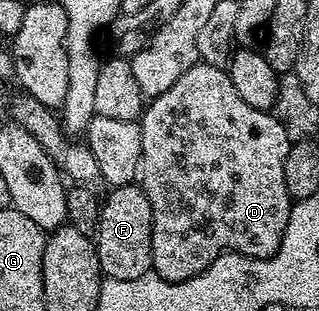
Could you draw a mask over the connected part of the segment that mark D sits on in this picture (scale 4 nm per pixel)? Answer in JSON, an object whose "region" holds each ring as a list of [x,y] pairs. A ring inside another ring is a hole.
{"region":[[[202,62],[195,64],[165,94],[154,97],[144,107],[139,120],[141,130],[141,187],[144,194],[149,198],[153,210],[153,226],[151,227],[151,266],[154,275],[165,278],[170,284],[173,282],[185,282],[197,274],[201,274],[208,266],[223,255],[225,252],[240,252],[243,256],[252,256],[254,260],[263,260],[281,246],[281,238],[285,234],[285,226],[289,222],[291,205],[293,203],[289,190],[285,186],[285,158],[289,154],[293,141],[287,137],[285,126],[281,126],[278,116],[270,111],[262,112],[249,102],[244,102],[241,94],[233,90],[233,82],[230,75],[223,68],[209,66]]]}

